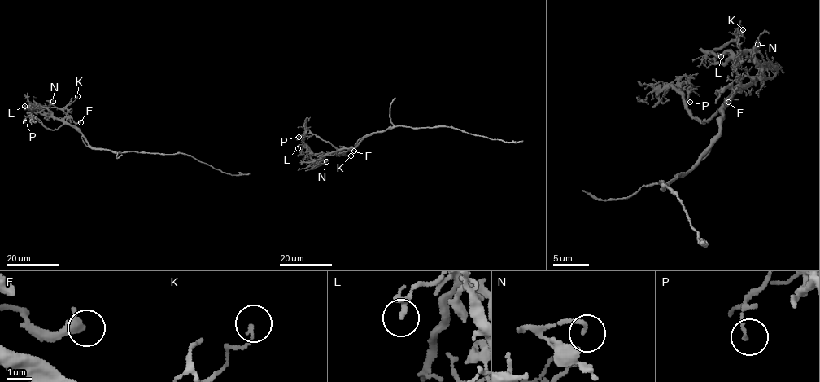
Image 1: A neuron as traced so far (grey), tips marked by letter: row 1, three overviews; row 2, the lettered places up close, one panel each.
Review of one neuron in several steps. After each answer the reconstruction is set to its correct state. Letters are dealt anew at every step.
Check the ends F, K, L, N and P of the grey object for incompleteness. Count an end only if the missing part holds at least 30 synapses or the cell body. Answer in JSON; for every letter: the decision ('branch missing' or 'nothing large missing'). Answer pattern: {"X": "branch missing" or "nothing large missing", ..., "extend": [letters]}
{"F": "nothing large missing", "K": "nothing large missing", "L": "nothing large missing", "N": "nothing large missing", "P": "nothing large missing", "extend": []}

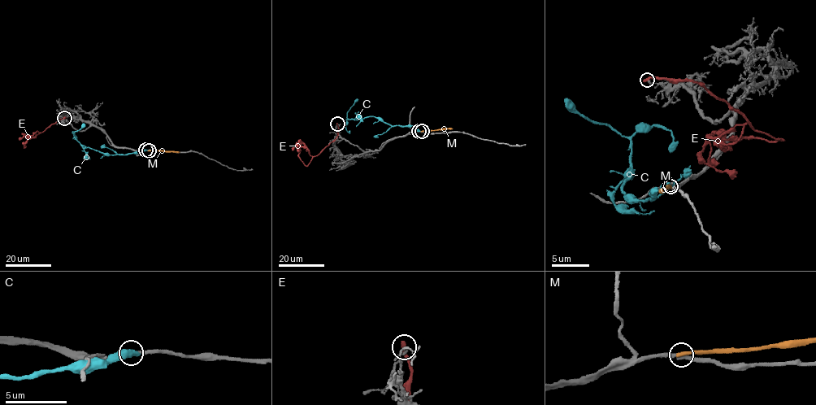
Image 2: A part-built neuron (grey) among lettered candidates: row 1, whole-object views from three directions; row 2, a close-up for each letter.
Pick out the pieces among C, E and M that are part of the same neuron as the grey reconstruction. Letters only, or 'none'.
none

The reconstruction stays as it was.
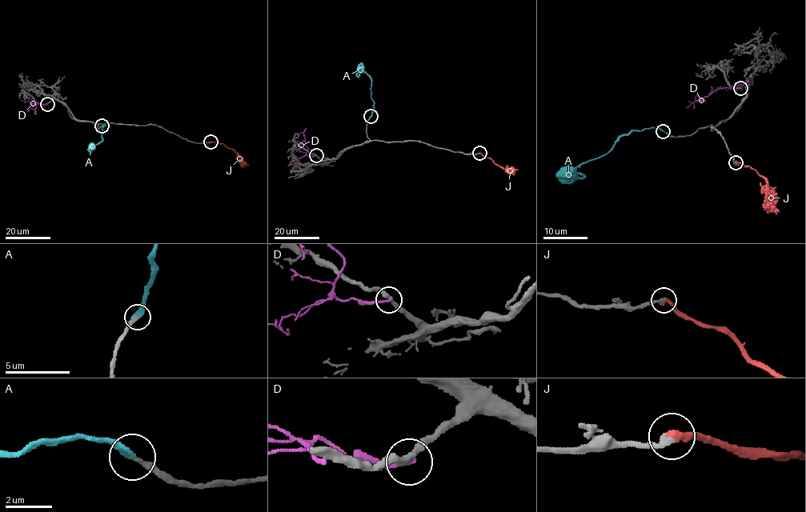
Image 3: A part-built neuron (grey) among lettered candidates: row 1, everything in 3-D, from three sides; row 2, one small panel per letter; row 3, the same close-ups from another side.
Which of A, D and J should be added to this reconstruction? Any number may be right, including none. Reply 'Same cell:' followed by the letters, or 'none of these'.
Same cell: A, J

